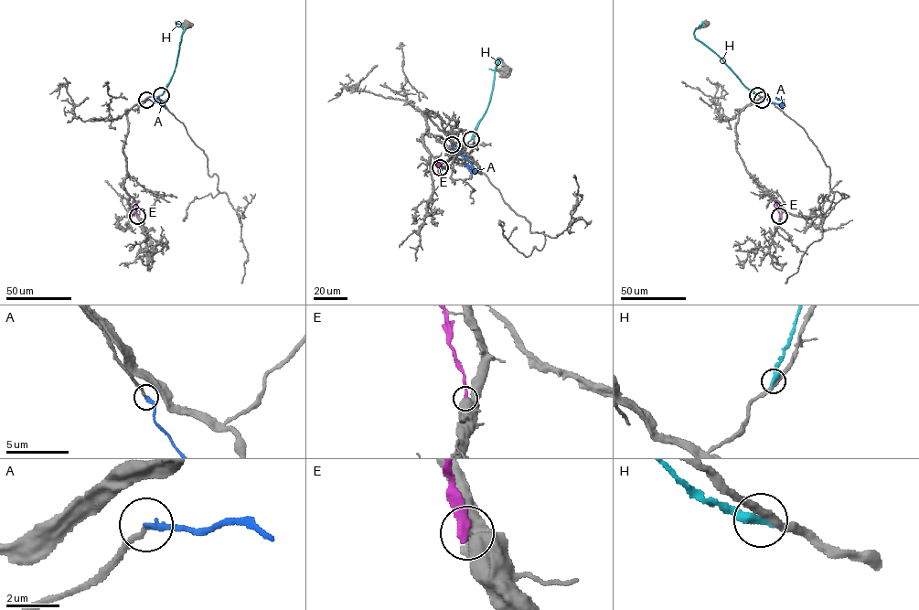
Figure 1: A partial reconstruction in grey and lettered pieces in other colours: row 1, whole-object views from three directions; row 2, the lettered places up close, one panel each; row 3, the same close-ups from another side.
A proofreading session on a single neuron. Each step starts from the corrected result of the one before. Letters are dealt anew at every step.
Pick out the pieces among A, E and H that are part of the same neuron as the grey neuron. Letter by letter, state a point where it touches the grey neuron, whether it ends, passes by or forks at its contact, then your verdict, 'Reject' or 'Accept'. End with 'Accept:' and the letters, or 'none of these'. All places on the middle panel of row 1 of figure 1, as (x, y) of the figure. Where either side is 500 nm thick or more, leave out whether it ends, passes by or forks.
A: Touches grey at (452, 144). It ends there. Accept
E: Touches grey at (440, 167). It ends there. Reject
H: Touches grey at (471, 139). It ends there. Reject
Accept: A

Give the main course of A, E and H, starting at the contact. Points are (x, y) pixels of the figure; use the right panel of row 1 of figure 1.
A: (762, 100), (783, 103), (782, 100), (775, 99)
E: (779, 216), (775, 203)
H: (757, 94), (749, 90), (714, 52), (695, 37), (694, 31), (703, 24), (702, 21)

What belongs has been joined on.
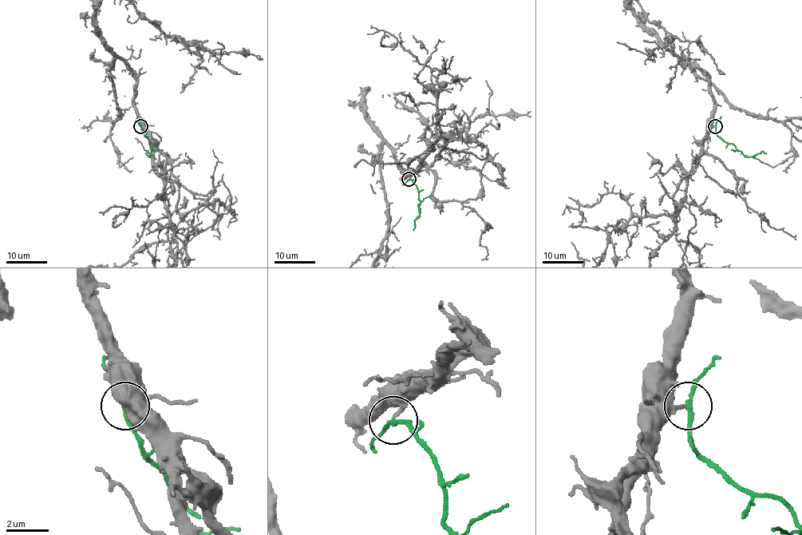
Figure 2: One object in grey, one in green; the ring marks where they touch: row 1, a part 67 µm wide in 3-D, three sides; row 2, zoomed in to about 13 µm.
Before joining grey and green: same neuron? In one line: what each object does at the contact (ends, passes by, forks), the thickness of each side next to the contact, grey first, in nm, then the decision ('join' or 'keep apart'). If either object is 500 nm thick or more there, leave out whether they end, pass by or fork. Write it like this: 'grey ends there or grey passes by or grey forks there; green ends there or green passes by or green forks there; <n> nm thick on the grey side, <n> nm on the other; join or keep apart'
grey ends there; green passes by; 280 nm thick on the grey side, 180 nm on the other; join

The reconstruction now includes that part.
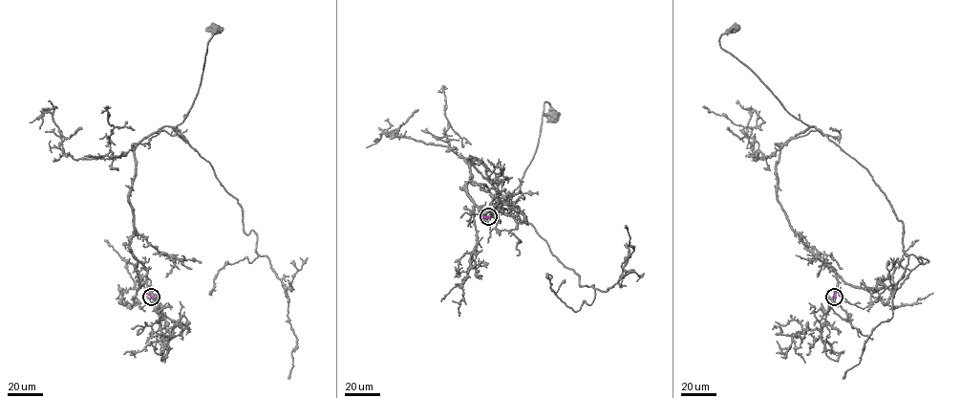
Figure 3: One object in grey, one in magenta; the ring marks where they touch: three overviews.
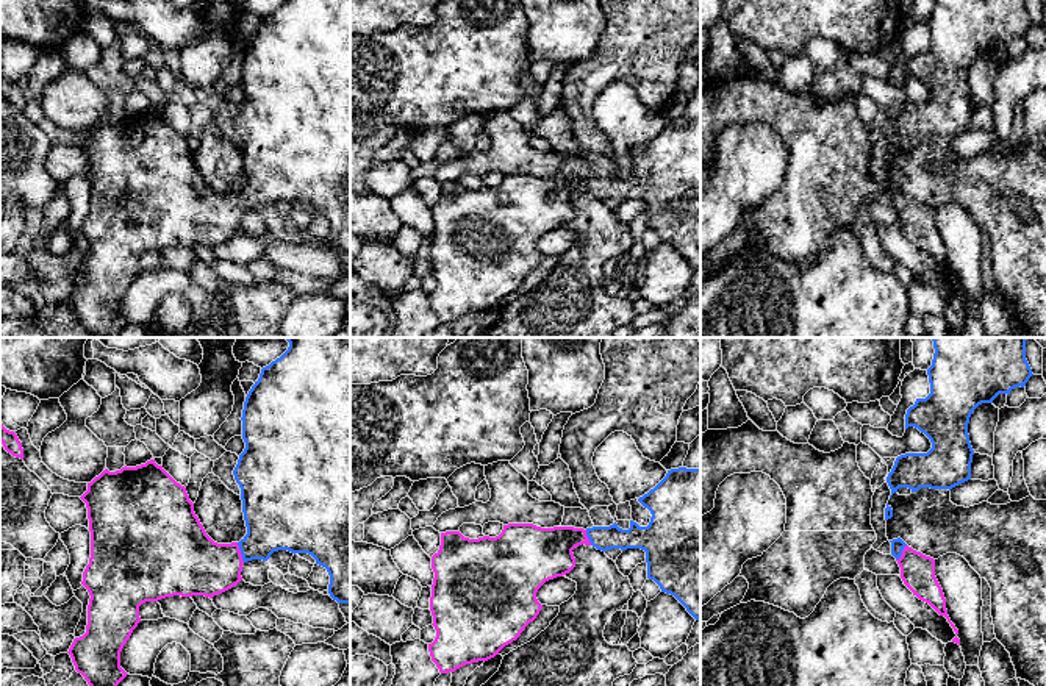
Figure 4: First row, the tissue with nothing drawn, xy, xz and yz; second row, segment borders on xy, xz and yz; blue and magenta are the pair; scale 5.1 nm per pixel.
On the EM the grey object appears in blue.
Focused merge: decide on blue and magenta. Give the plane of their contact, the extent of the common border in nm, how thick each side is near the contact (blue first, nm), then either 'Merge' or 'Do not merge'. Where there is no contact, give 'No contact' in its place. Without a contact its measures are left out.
Touches blue in xy. Shared border 110 nm. Thickness 320 nm (blue) against 320 nm. Merge

